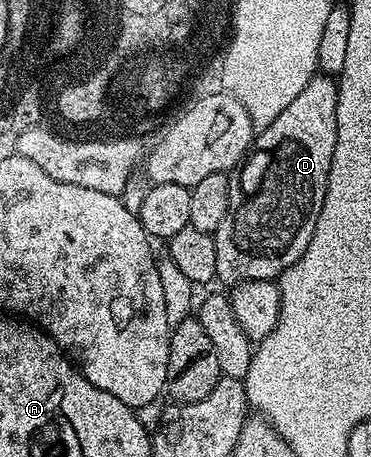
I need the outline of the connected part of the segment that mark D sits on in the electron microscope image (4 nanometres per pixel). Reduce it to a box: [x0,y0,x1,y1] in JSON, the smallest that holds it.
[214,75,339,287]

